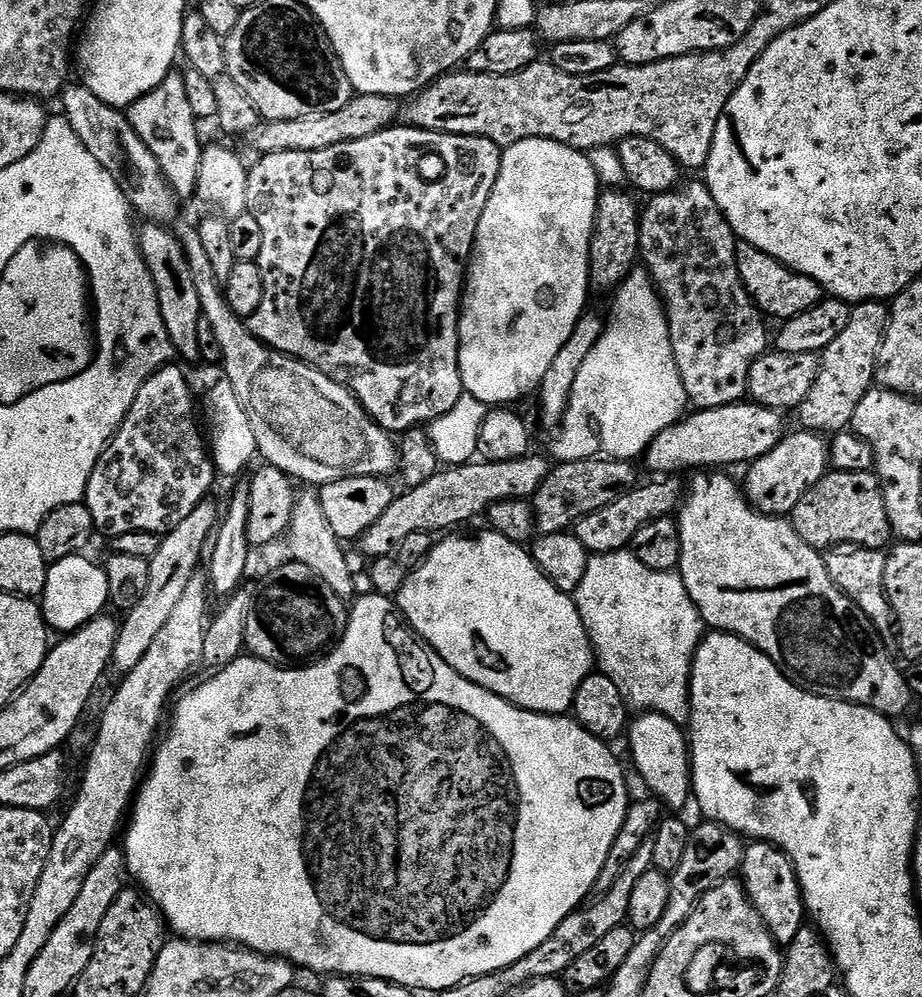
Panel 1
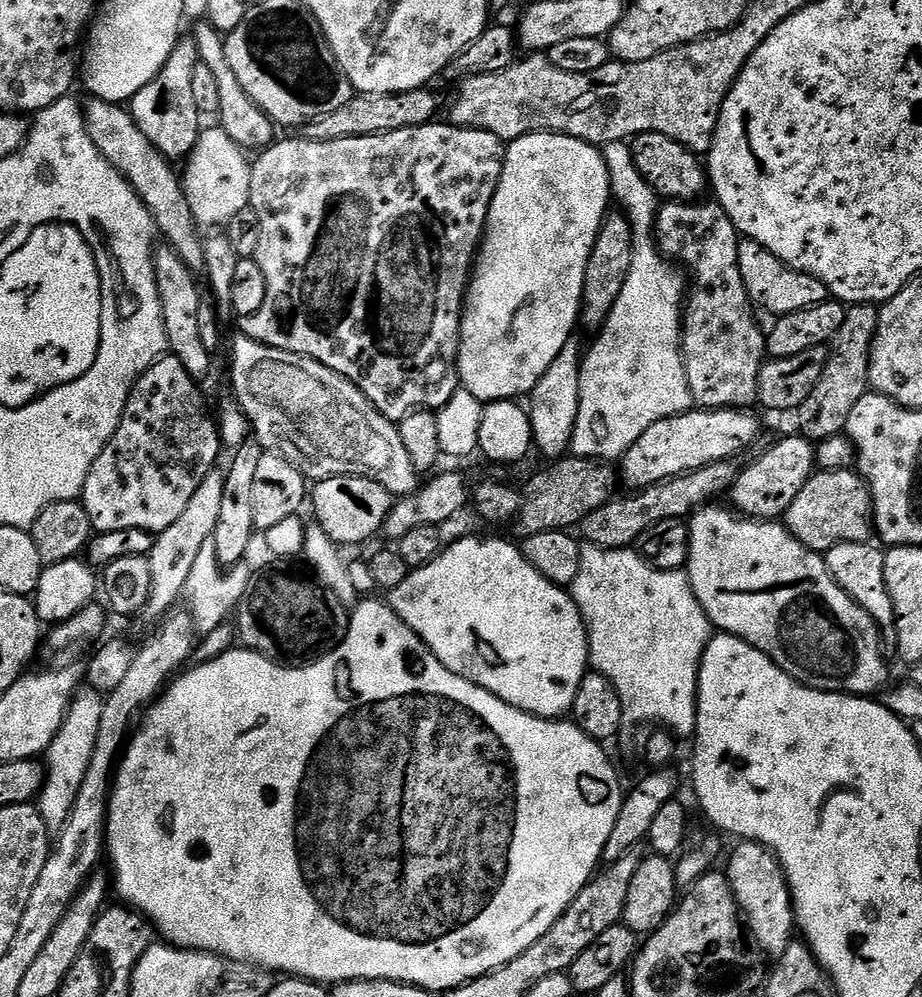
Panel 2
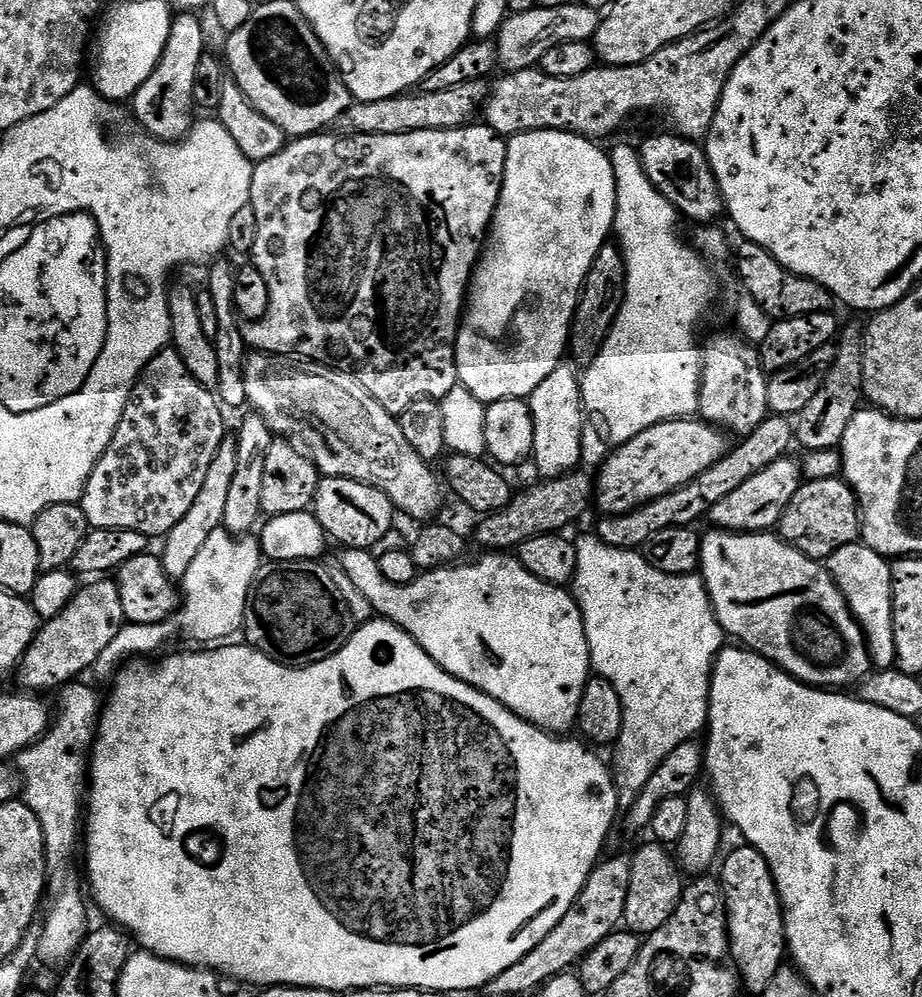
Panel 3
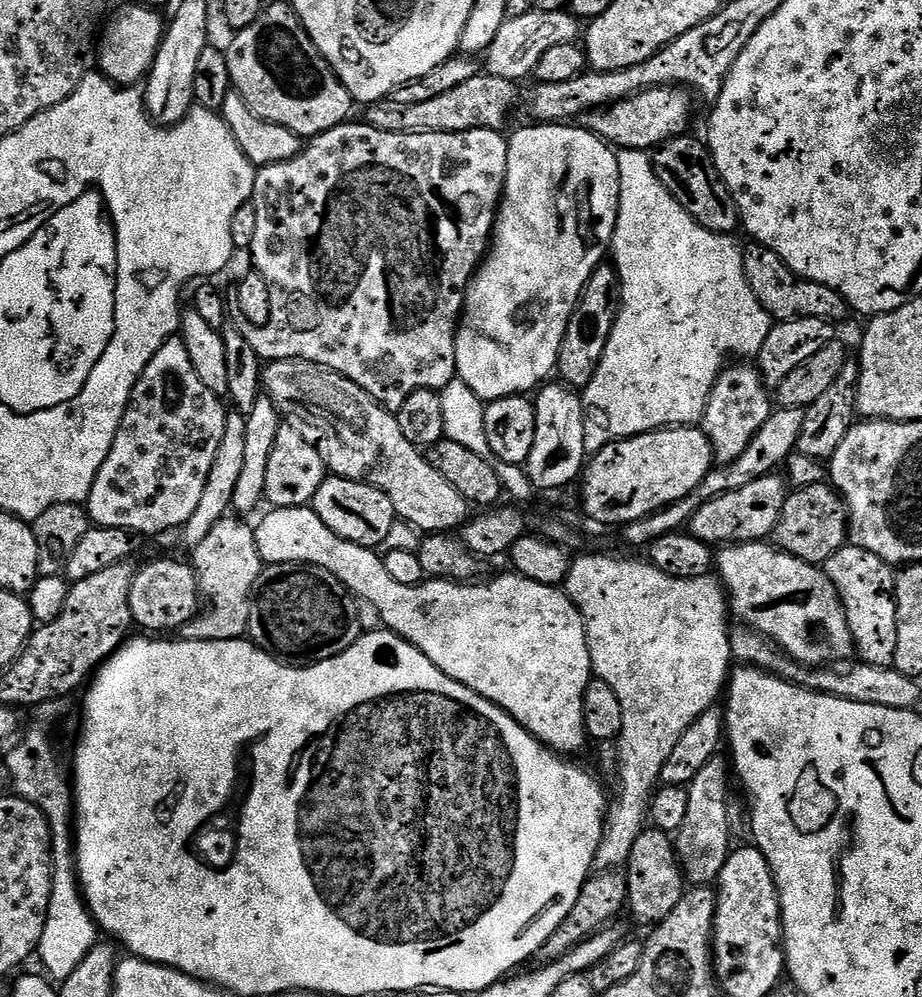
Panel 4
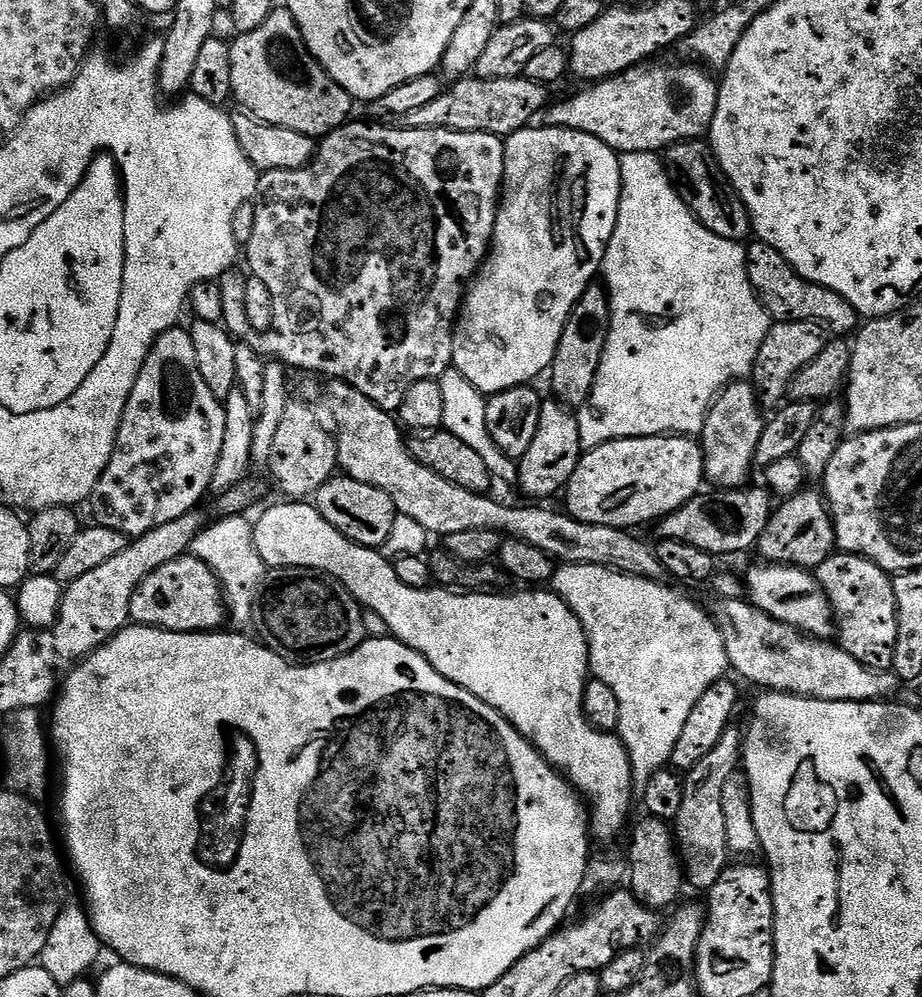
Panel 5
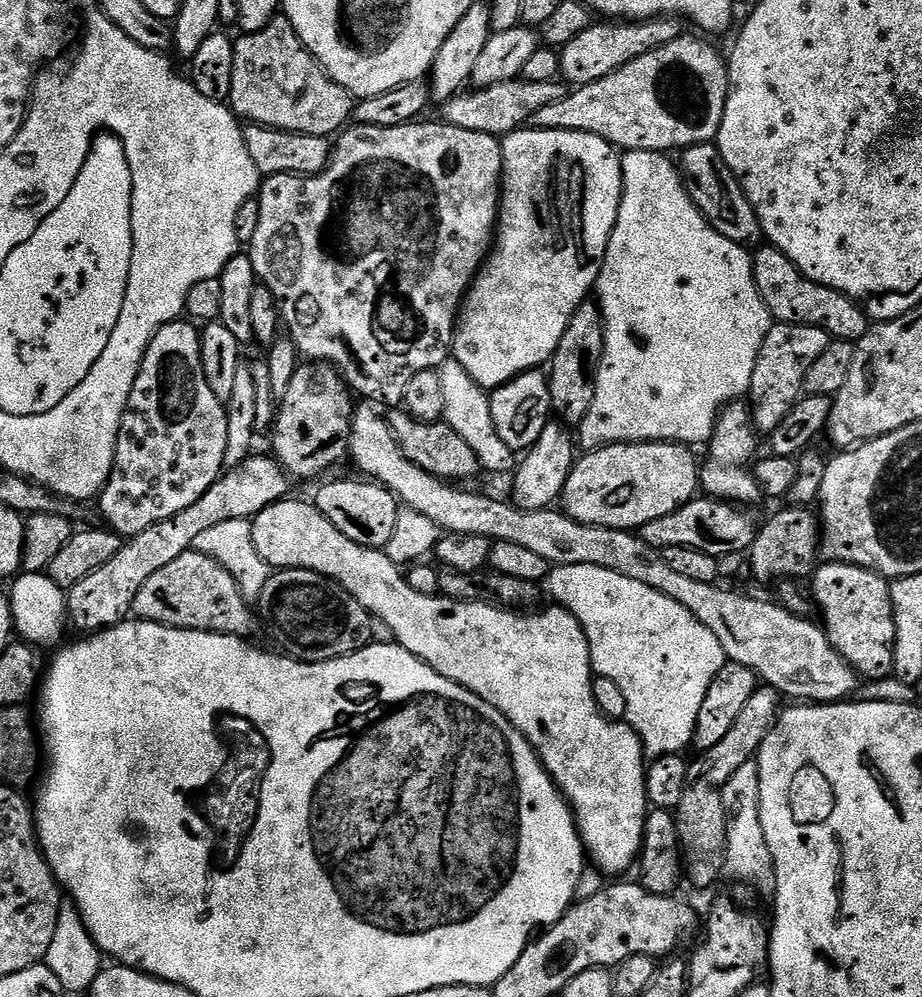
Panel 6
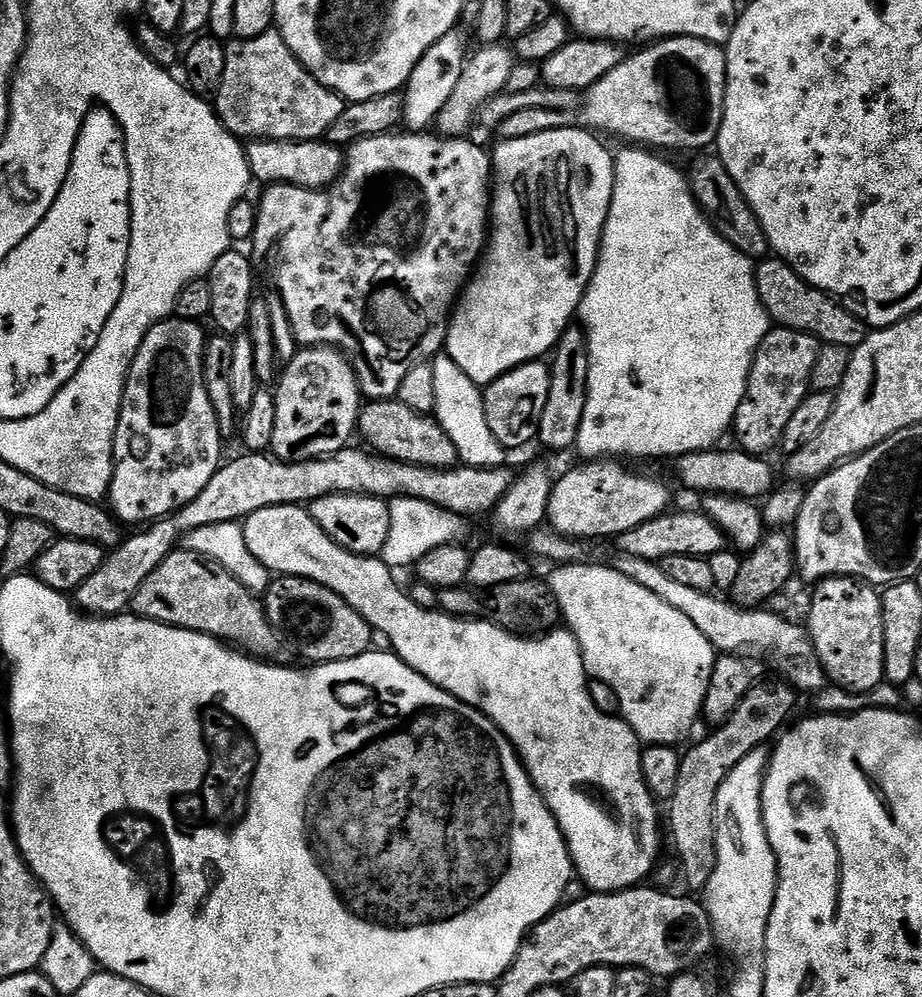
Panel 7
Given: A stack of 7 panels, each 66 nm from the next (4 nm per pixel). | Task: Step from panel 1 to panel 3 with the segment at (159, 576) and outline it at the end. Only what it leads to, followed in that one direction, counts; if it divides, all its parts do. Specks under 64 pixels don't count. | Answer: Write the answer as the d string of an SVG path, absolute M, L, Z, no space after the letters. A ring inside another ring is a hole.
M225 438L218 446L218 454L214 454L214 462L210 462L210 470L202 481L202 491L198 493L198 498L194 498L194 506L190 506L190 511L183 516L182 522L178 522L178 526L174 526L174 530L170 530L167 536L163 537L162 559L169 580L183 581L186 570L190 570L198 550L202 550L202 545L206 543L206 538L210 538L214 530L222 527L236 467L238 467L238 446L235 439Z

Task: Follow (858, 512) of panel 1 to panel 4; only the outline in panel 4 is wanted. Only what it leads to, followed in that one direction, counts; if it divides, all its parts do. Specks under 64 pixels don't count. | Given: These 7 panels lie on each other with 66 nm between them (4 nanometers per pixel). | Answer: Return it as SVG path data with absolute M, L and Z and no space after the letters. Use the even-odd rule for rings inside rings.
M831 483L789 491L774 533L775 547L807 564L823 566L838 549L845 547L847 540L848 508Z

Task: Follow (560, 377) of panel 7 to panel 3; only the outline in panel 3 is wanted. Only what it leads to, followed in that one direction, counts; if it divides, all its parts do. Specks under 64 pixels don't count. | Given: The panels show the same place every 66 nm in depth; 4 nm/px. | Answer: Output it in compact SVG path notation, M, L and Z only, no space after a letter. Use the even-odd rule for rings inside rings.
M615 243L604 244L586 274L584 288L580 292L580 300L576 304L576 313L572 319L572 329L568 332L567 351L577 365L595 365L598 354L618 318L620 308L624 305L625 282L624 255Z

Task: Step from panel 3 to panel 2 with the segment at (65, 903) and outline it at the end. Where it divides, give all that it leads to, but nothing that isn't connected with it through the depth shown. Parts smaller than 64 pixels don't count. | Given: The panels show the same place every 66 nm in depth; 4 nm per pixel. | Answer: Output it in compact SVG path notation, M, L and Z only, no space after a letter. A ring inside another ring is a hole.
M87 686L76 691L76 697L62 722L62 730L54 734L54 742L50 742L50 746L44 751L42 763L46 779L44 789L40 791L34 806L40 811L42 822L46 822L49 830L64 828L74 810L74 802L78 802L78 790L82 790L90 758L94 758L94 742L98 742L98 726L102 723L105 699L105 693Z

